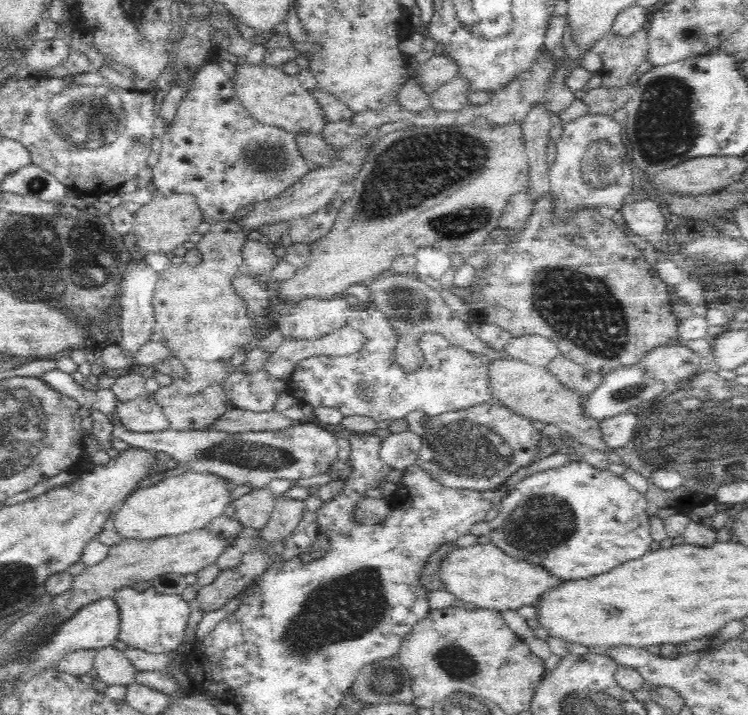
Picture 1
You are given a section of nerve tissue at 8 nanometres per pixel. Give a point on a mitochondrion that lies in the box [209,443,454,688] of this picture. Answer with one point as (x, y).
(348, 608)

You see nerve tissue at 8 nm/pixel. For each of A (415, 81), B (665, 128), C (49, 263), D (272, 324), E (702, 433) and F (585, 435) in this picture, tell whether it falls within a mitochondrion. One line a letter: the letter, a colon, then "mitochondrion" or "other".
A: other
B: mitochondrion
C: mitochondrion
D: other
E: mitochondrion
F: other

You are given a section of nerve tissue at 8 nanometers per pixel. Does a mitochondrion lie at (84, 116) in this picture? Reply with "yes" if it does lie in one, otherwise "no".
yes

